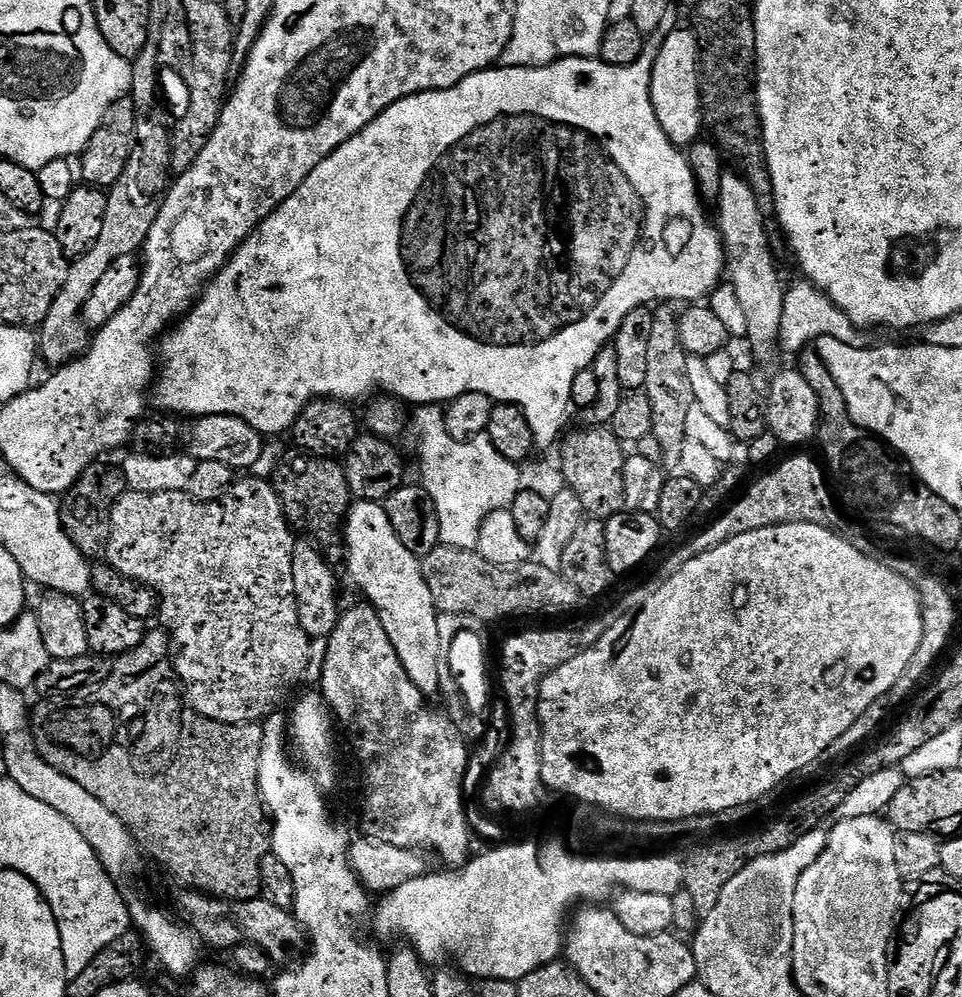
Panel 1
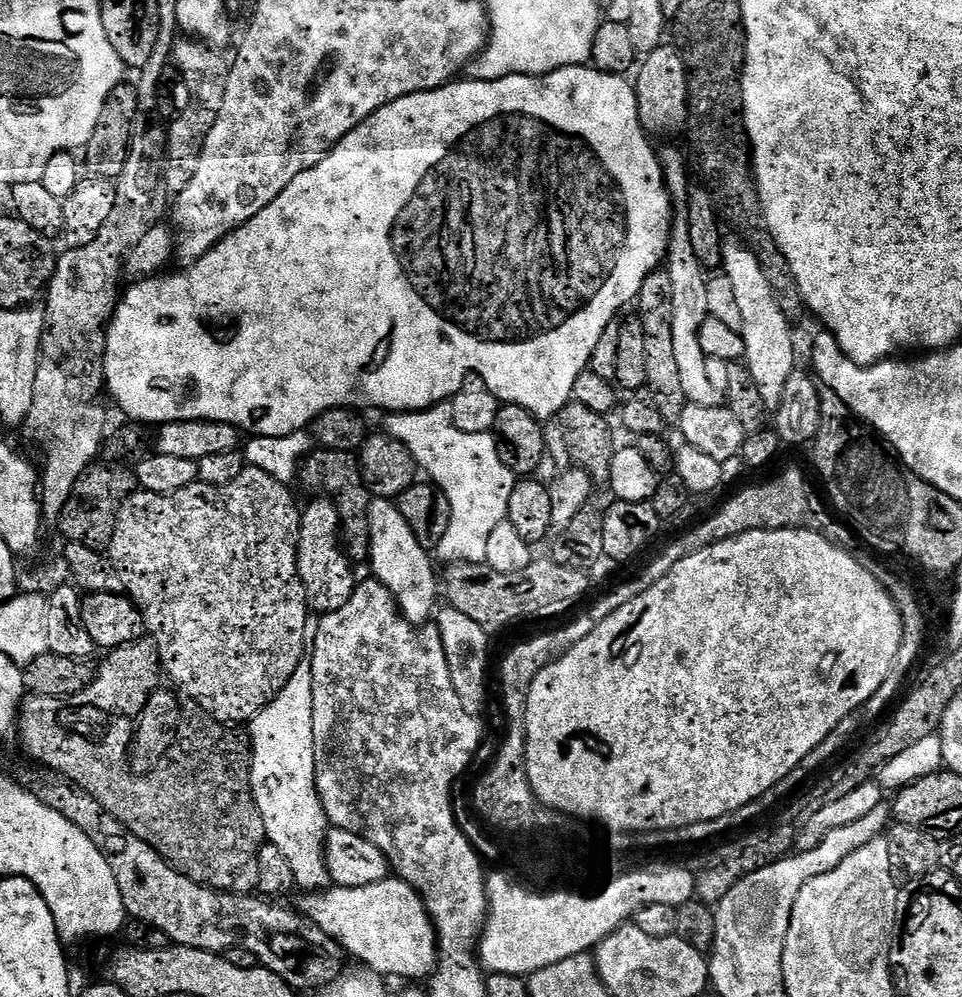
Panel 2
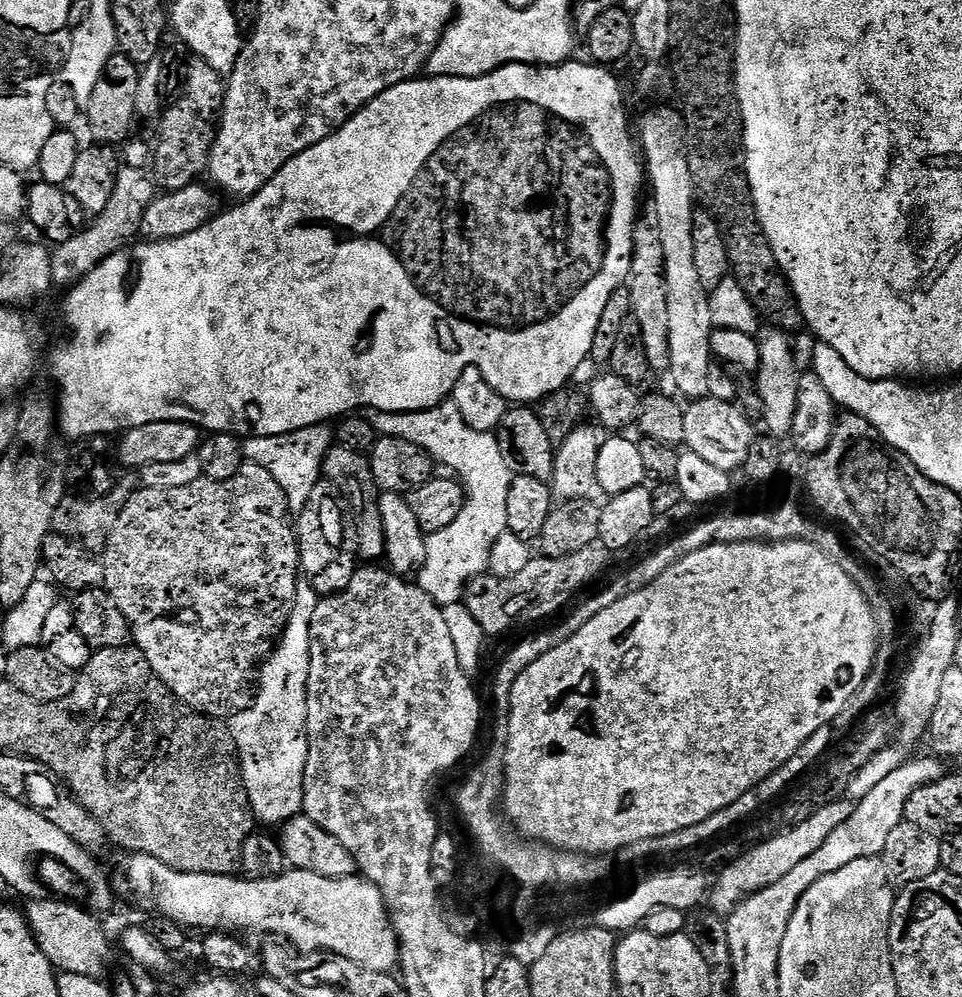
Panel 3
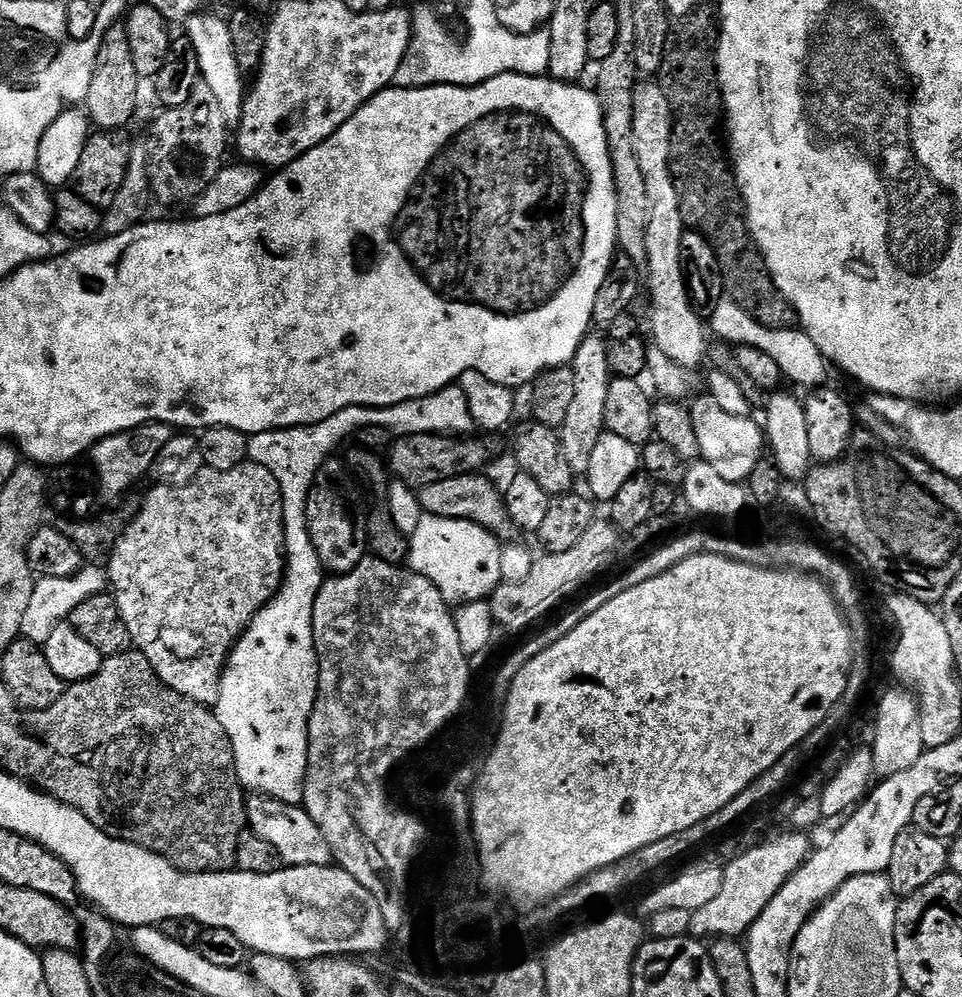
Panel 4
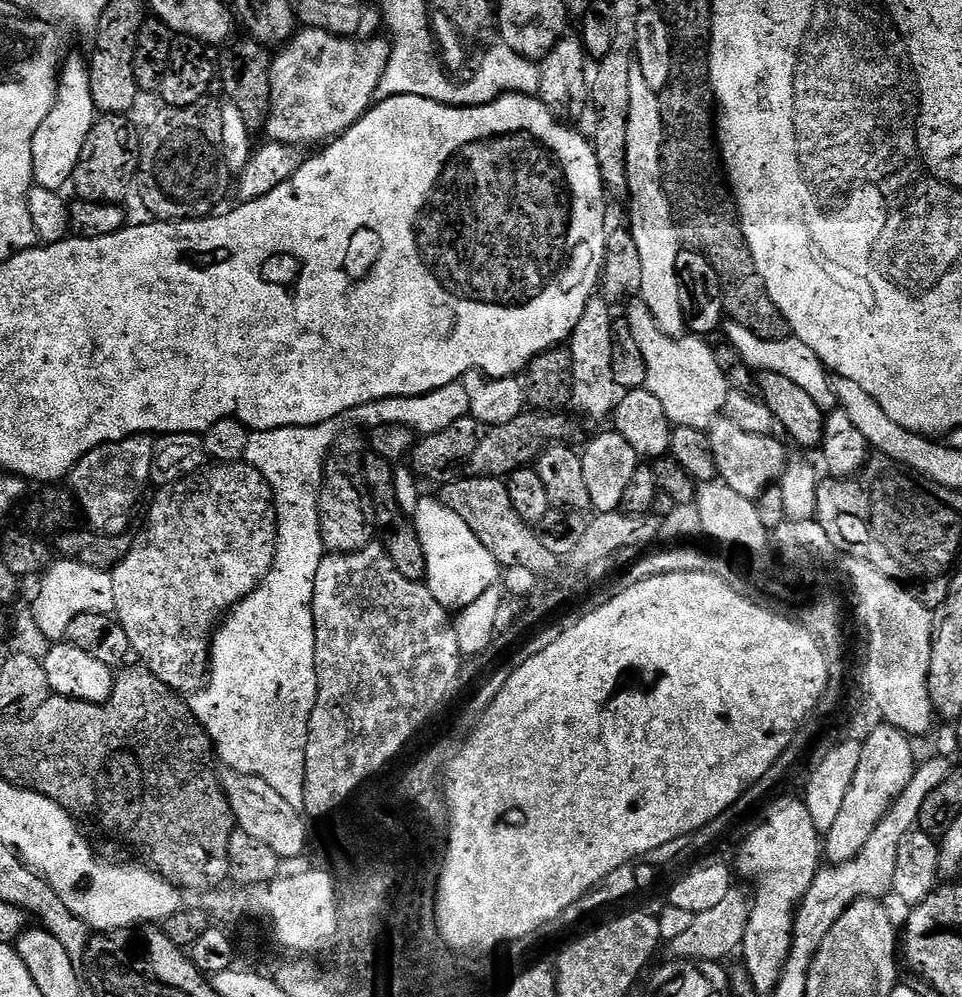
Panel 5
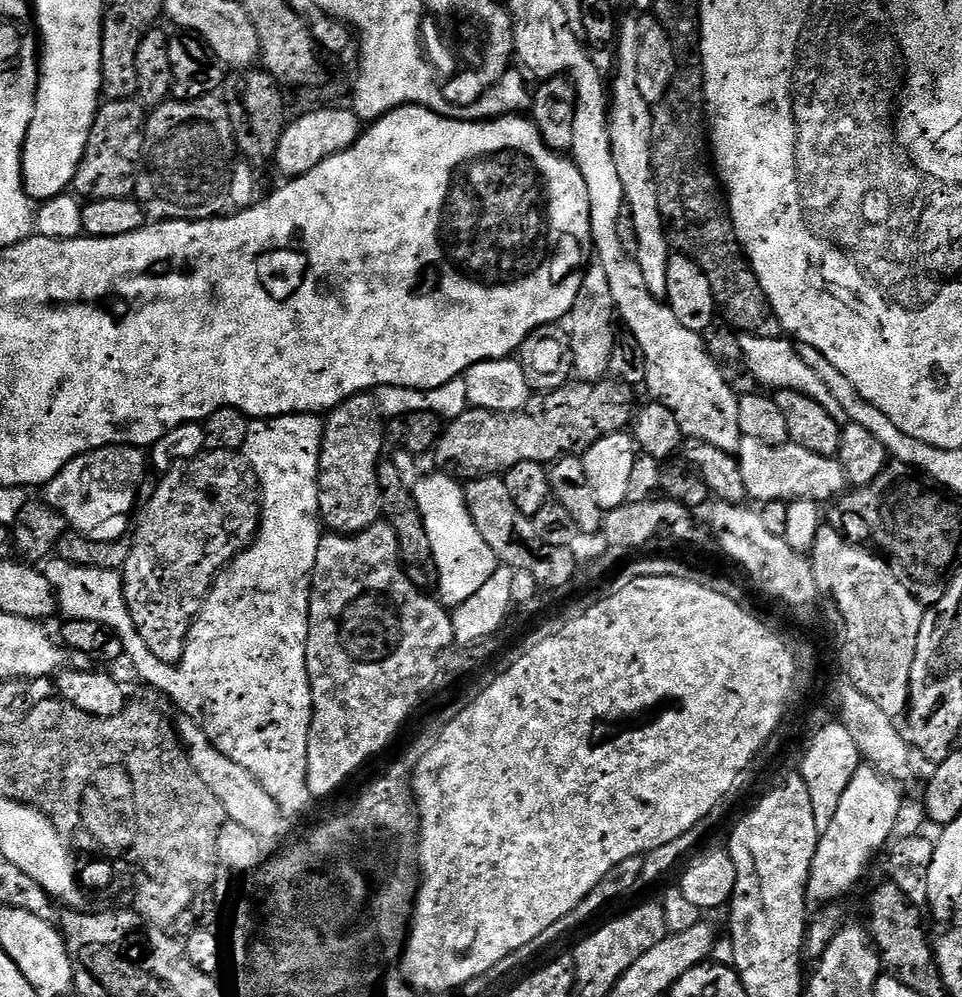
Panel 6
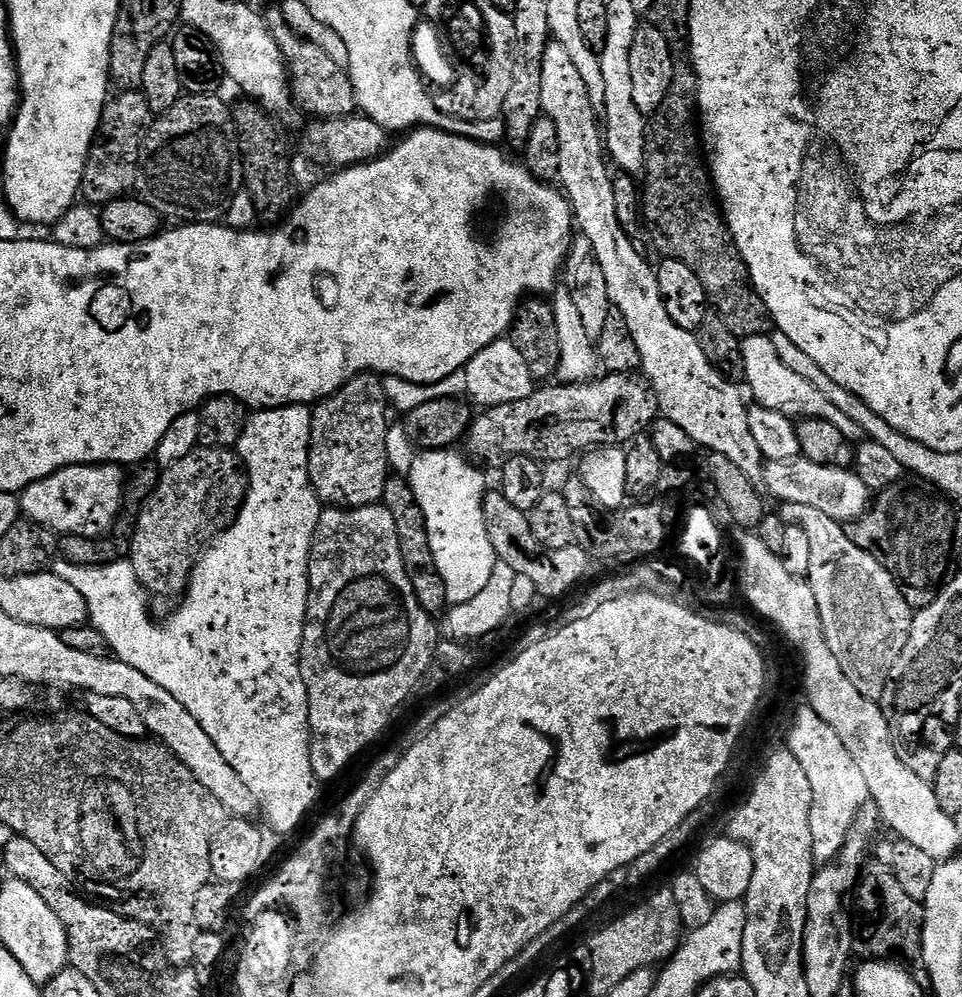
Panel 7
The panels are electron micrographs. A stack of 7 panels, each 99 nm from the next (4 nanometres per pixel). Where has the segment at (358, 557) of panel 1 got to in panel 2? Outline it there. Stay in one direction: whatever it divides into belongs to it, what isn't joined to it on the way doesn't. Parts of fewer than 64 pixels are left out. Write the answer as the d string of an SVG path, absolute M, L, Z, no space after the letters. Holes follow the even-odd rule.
M373 499L370 506L370 546L371 575L386 586L386 590L390 590L401 614L410 623L427 625L438 608L438 568L436 572L437 565L429 549L423 548L418 538L414 538L414 530L410 530L406 518L402 518L399 507L393 501Z

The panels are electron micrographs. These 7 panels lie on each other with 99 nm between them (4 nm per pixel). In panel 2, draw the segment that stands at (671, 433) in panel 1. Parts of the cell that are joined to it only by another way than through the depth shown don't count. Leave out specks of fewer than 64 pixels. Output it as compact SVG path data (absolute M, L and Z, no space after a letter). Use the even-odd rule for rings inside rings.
M657 270L648 275L640 295L634 301L634 308L642 328L646 330L647 395L662 414L665 425L679 425L682 410L689 402L686 390L682 390L681 376L678 375L678 361L674 351L674 286L670 286L667 271Z

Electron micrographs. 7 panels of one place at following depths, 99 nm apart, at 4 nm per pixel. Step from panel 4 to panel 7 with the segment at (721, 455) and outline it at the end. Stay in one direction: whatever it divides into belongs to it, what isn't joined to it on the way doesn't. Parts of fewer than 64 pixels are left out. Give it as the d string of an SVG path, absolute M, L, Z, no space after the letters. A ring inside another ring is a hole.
M793 458L786 462L768 462L763 465L763 487L768 487L767 495L780 500L781 505L797 504L805 510L835 522L840 526L848 526L860 519L870 507L870 493L866 482L858 478L852 468L835 468L834 466L818 466L818 462L810 462L803 458Z

